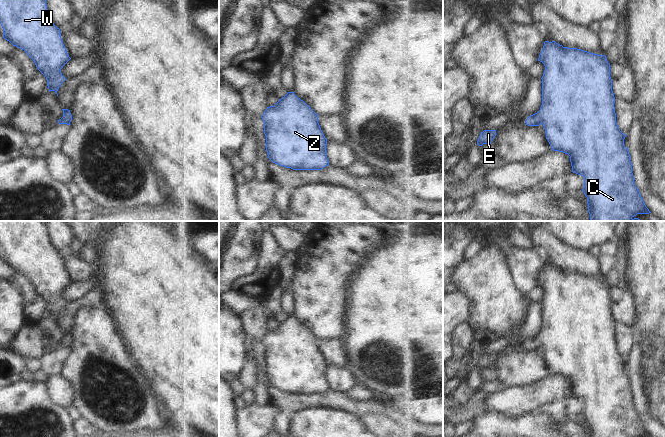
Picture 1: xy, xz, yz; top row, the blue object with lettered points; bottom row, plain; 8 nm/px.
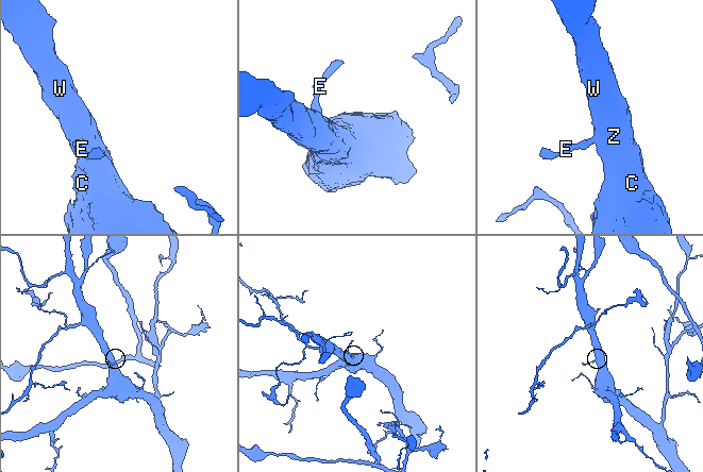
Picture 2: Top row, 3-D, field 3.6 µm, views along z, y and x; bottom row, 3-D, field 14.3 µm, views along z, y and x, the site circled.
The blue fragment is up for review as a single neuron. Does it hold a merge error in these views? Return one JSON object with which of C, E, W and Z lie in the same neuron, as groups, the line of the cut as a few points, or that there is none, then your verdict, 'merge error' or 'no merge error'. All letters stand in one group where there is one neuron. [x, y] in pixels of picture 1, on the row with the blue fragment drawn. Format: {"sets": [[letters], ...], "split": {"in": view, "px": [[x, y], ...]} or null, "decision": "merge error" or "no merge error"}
{"sets": [["C", "E", "W", "Z"]], "split": null, "decision": "no merge error"}

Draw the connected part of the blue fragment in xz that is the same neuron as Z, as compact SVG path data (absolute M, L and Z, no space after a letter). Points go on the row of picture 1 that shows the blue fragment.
M288 92L261 116L266 136L268 158L275 164L293 170L321 170L329 165L326 156L327 139L318 123L318 114L294 92Z

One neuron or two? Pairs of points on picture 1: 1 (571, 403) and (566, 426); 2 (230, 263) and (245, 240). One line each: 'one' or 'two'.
1: two
2: one

